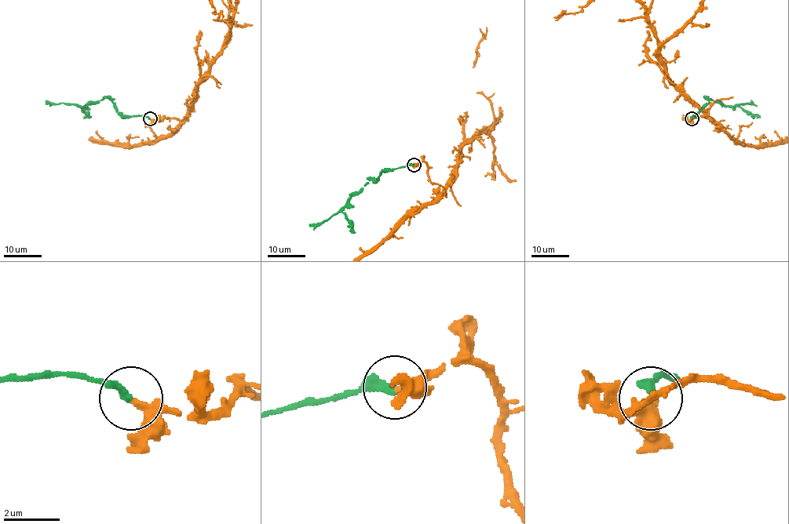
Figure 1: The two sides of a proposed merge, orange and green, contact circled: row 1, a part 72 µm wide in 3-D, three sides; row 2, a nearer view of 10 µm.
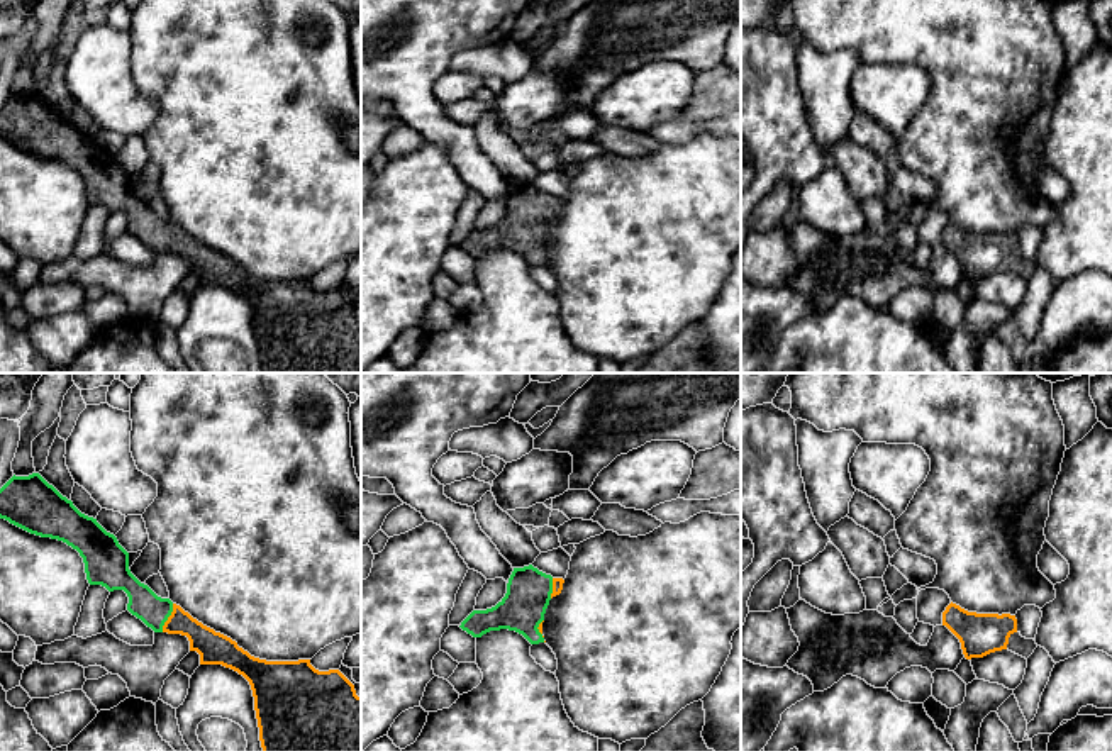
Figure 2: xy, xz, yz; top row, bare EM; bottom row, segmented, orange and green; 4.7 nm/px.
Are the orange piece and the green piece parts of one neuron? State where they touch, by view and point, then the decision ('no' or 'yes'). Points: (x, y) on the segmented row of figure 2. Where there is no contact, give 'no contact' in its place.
contact xy (168, 617); yes

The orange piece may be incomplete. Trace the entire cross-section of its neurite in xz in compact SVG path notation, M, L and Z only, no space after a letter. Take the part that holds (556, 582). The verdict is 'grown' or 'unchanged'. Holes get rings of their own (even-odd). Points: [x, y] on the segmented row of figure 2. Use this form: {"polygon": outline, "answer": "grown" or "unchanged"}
{"polygon": "M532 565L514 568L505 597L492 609L473 610L459 627L473 637L509 629L522 634L531 644L546 643L544 614L549 600L561 593L563 583L563 578L553 578Z", "answer": "grown"}

